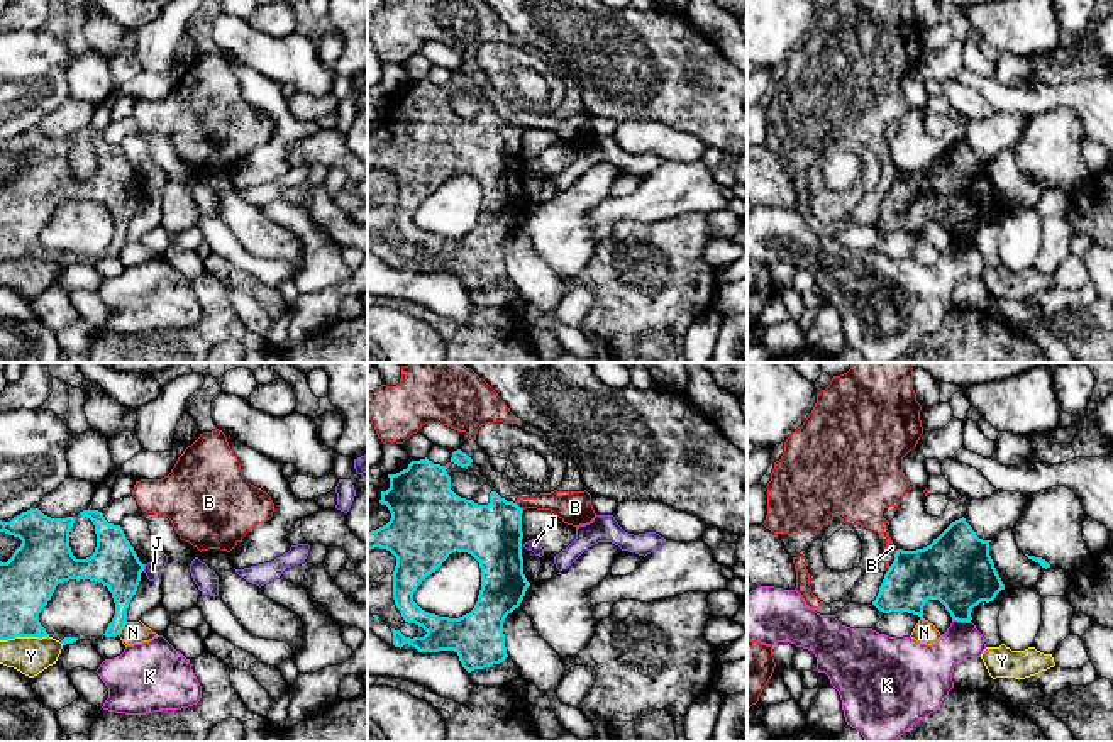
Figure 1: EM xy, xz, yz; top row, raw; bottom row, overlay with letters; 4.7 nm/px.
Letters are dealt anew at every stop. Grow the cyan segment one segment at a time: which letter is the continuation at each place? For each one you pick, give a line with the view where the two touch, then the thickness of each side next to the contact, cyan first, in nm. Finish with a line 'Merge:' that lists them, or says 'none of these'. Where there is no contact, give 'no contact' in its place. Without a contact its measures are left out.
Merge: none of these

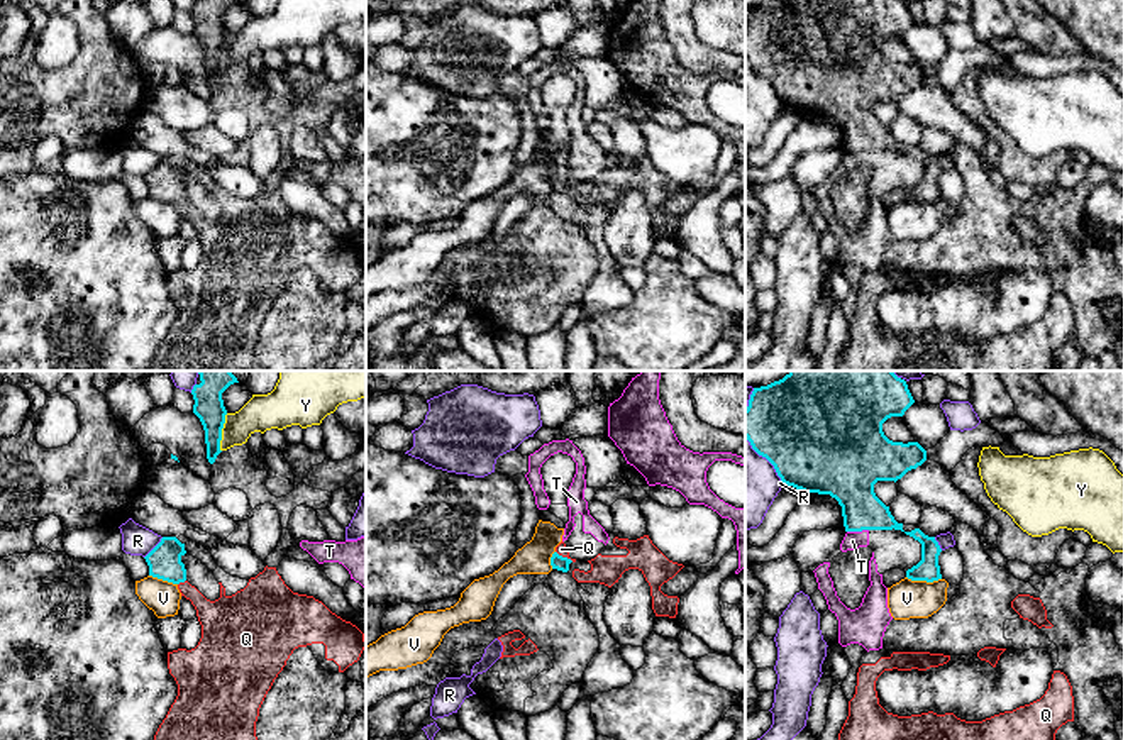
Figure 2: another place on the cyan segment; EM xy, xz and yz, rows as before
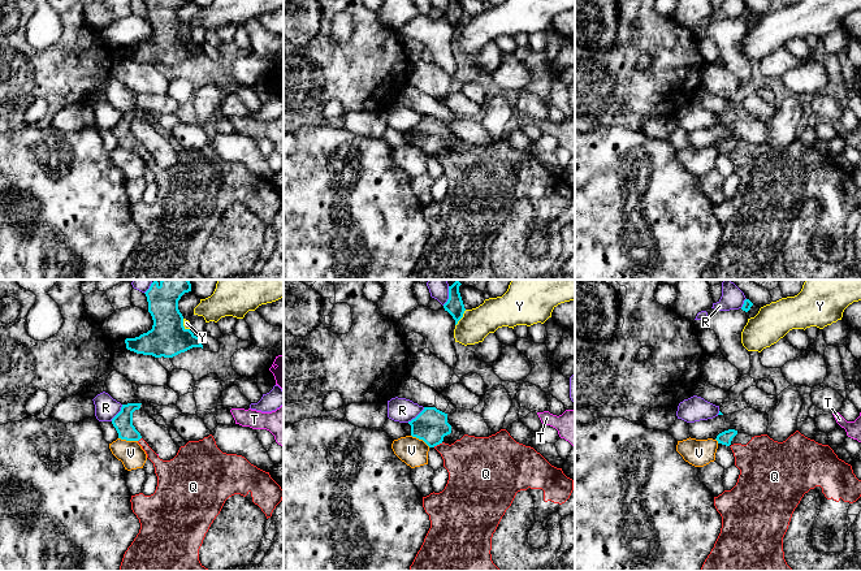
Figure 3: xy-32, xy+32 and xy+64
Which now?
Q: contact in xy; calibres 160 and 180 nm
Merge: Q

